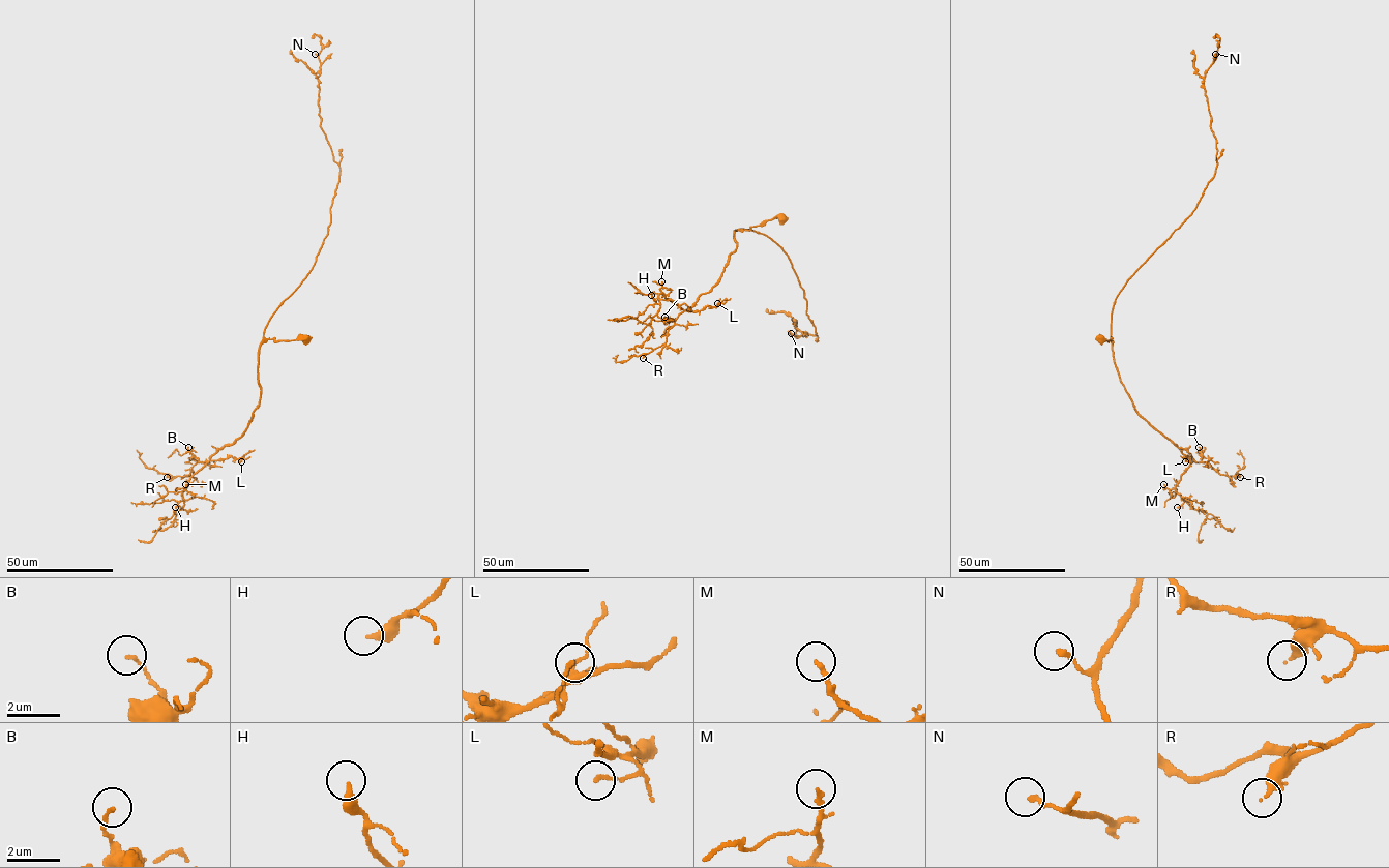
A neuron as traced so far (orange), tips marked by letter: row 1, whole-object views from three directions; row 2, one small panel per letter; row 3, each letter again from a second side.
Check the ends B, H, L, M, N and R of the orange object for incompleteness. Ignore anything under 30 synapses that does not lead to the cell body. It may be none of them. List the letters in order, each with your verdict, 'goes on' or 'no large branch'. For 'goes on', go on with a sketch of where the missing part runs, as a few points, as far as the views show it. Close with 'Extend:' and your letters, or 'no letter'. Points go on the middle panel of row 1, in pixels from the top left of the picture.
B: no large branch
H: no large branch
L: no large branch
M: goes on | (661, 281), (671, 274), (669, 268), (658, 257), (640, 256)
N: no large branch
R: no large branch
Extend: M

